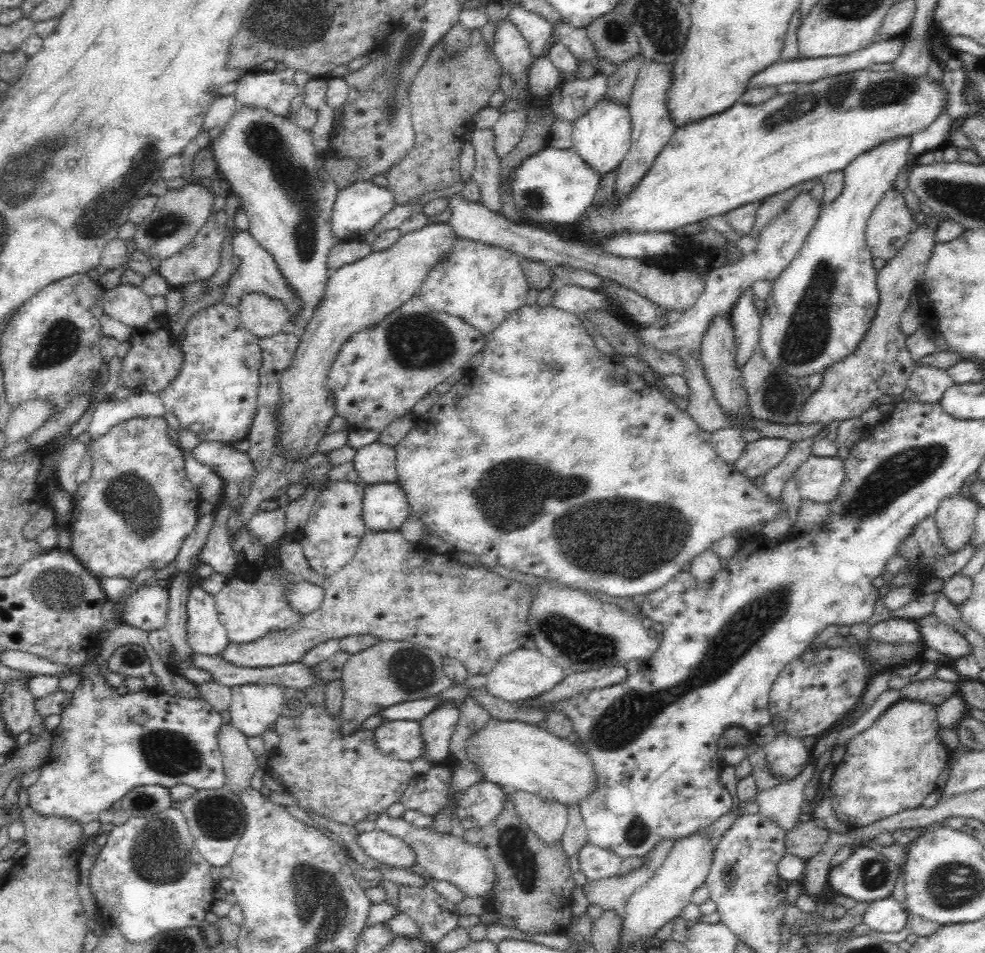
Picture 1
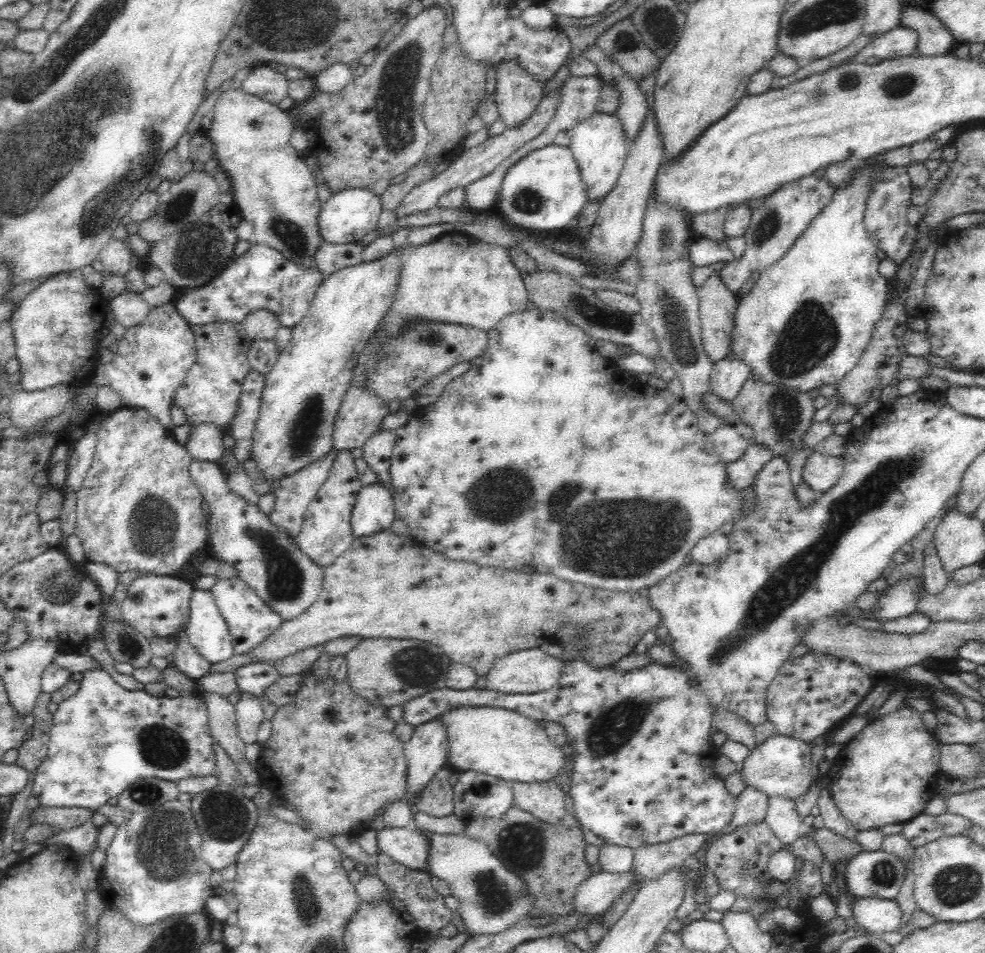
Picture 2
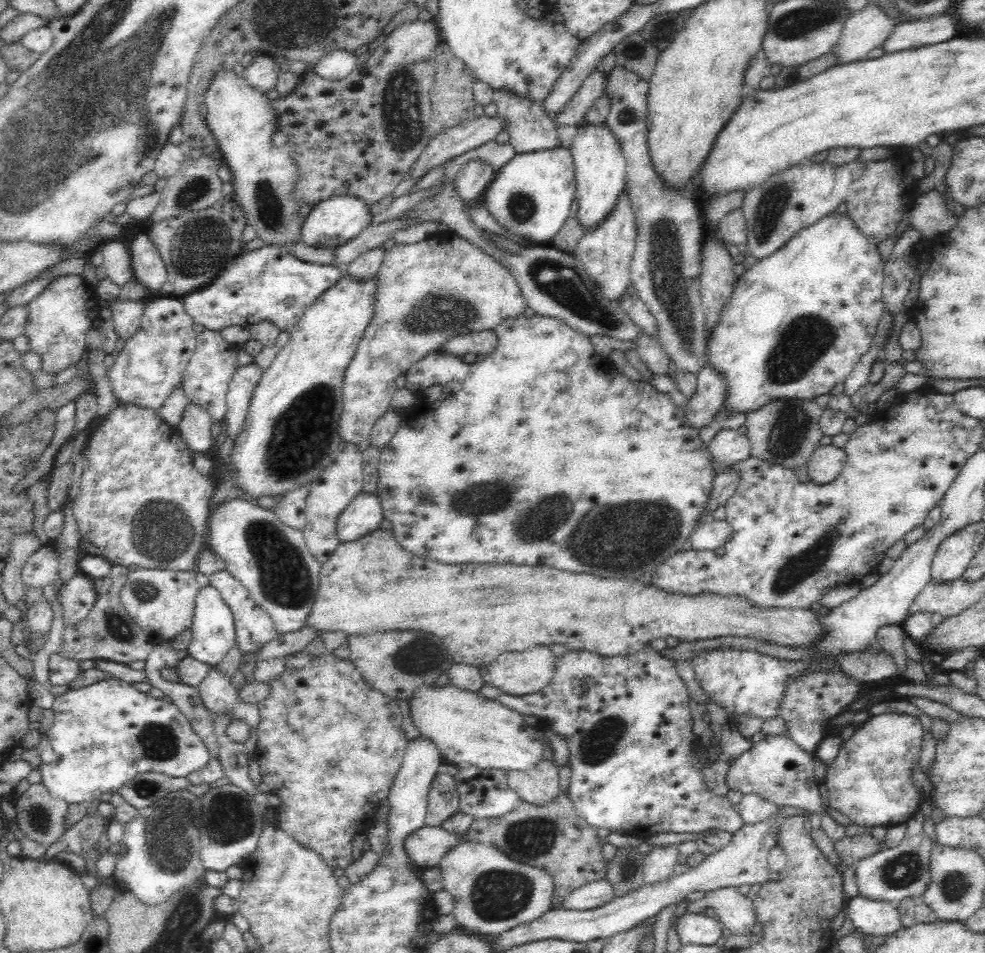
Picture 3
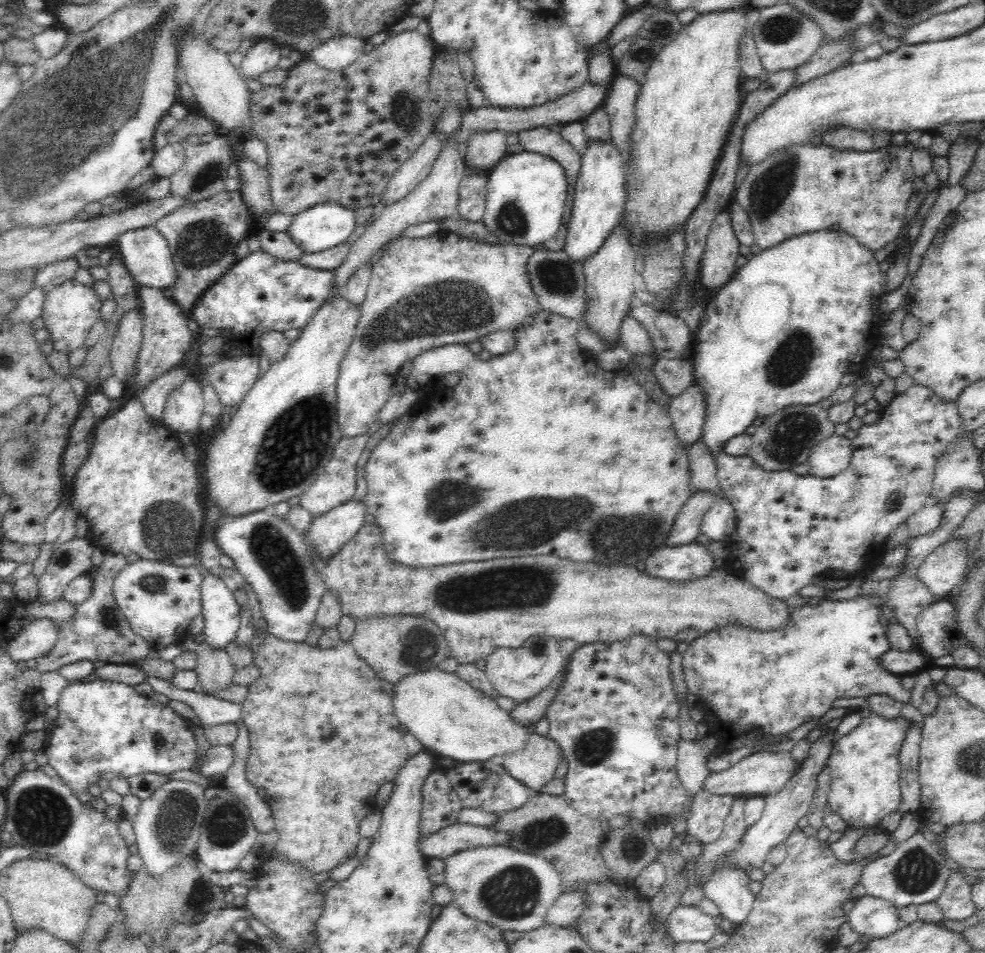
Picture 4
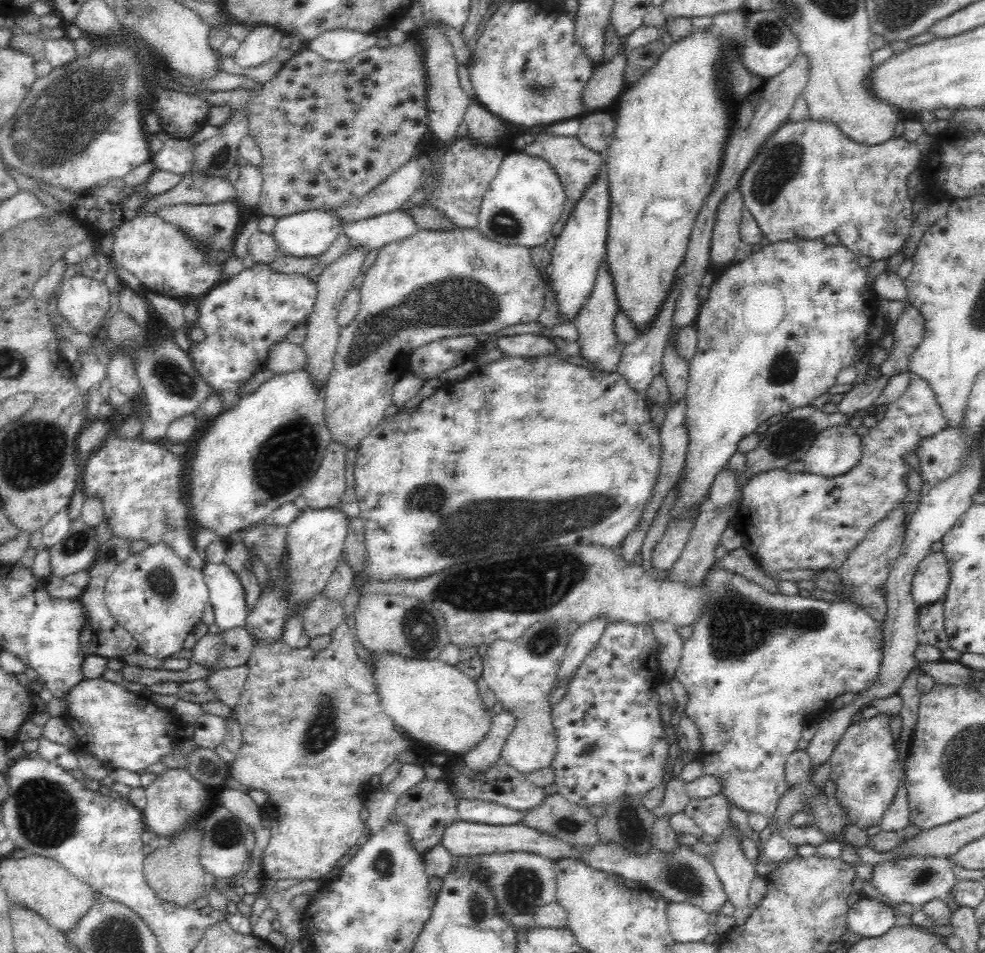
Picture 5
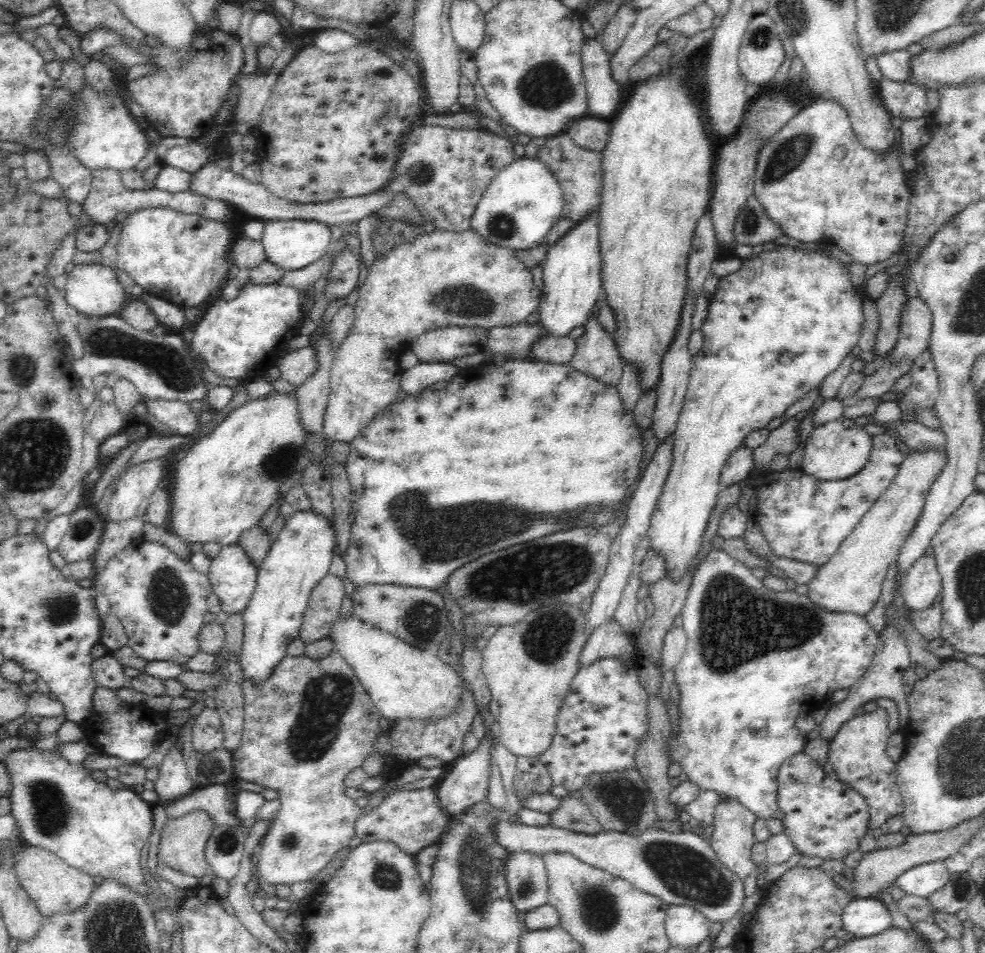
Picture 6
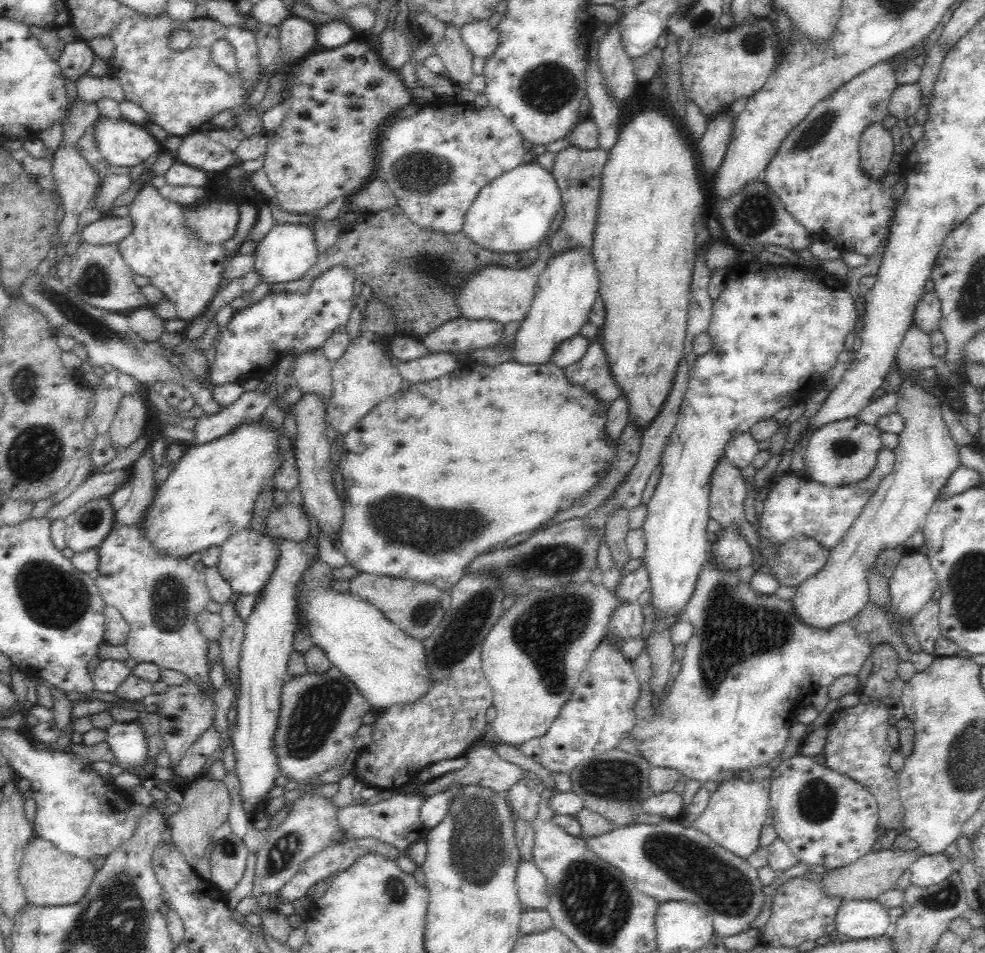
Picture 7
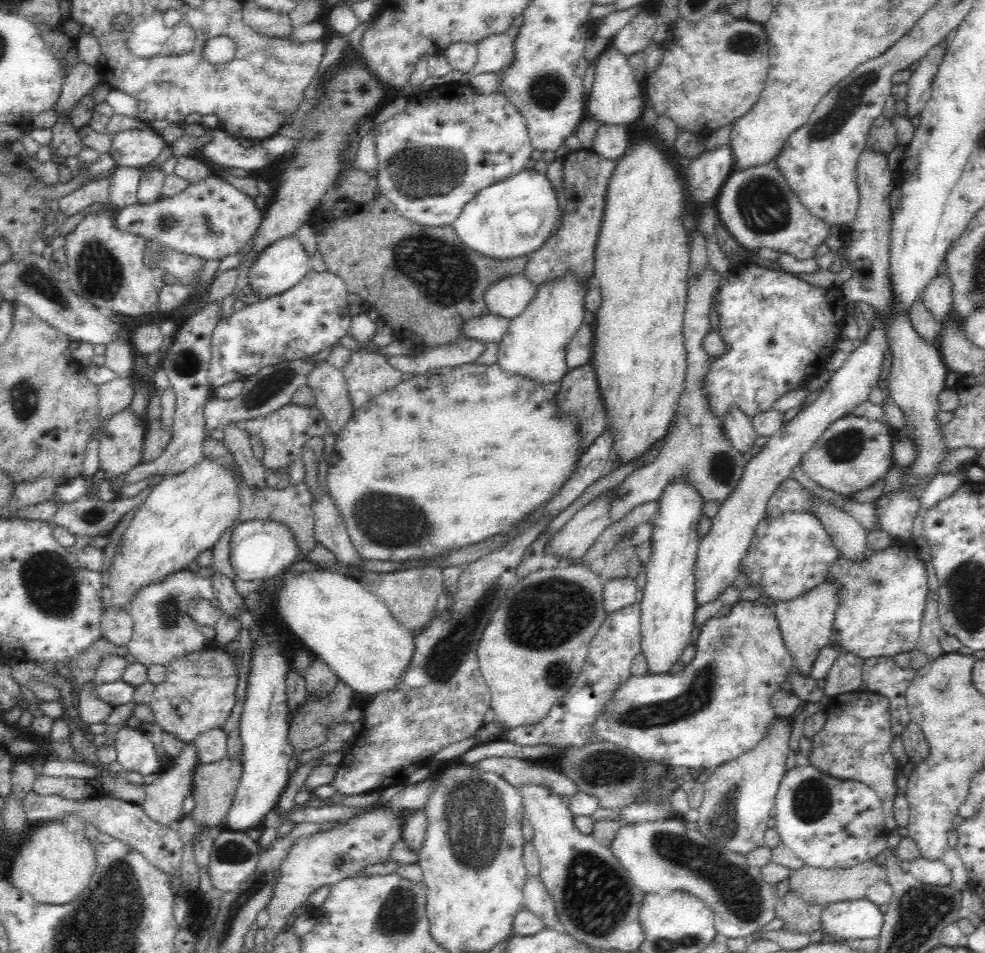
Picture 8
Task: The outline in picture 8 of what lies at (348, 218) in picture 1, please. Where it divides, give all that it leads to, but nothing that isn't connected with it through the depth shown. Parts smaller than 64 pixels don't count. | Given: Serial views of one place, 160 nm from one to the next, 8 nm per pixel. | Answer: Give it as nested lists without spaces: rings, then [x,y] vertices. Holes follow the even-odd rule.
[[[295,234],[278,238],[276,242],[272,242],[271,246],[264,248],[250,266],[249,286],[252,287],[254,293],[263,296],[262,298],[284,293],[303,280],[304,276],[312,270],[309,261],[310,258],[304,245]]]

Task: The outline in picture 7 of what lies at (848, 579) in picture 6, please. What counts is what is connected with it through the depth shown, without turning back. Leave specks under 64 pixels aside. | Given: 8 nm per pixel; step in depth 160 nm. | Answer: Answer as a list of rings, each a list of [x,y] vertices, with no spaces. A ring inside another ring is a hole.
[[[904,380],[902,390],[897,396],[899,407],[897,412],[903,418],[905,427],[899,434],[898,446],[893,448],[895,463],[890,474],[887,474],[878,485],[876,492],[870,497],[864,510],[850,526],[850,530],[832,548],[826,564],[812,576],[806,578],[792,599],[797,616],[806,624],[816,628],[830,628],[832,624],[854,618],[869,602],[868,571],[875,568],[878,555],[886,549],[906,547],[905,543],[916,531],[922,529],[928,511],[937,501],[948,477],[961,465],[958,445],[952,439],[942,414],[940,404],[932,394],[926,394],[917,384]]]

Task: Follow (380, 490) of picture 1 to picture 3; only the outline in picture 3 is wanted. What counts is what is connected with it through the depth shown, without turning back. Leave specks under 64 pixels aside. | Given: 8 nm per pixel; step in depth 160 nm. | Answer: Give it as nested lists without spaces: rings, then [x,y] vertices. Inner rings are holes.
[[[362,491],[338,516],[337,533],[341,542],[352,542],[378,529],[384,521],[376,492]]]

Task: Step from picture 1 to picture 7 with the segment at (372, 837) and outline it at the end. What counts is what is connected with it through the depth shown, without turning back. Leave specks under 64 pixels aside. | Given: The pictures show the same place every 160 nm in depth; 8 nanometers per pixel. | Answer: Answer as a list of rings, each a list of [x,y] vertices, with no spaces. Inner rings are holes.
[[[674,821],[663,823],[635,823],[614,827],[600,836],[578,835],[584,841],[586,849],[597,854],[599,860],[614,866],[626,877],[634,881],[636,888],[655,898],[659,903],[668,901],[688,901],[698,905],[713,917],[715,933],[721,937],[732,936],[750,928],[749,924],[760,914],[764,903],[762,883],[758,879],[757,869],[749,865],[747,860],[735,856],[734,853],[722,848],[701,830],[684,827]]]

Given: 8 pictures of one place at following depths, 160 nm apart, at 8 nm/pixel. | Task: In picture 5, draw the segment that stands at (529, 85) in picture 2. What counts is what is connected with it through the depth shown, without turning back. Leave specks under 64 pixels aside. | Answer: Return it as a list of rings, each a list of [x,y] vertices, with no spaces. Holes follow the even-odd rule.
[[[550,131],[536,135],[534,142],[525,145],[524,151],[549,162],[559,176],[565,190],[566,210],[562,211],[558,222],[553,228],[553,236],[556,238],[565,227],[568,216],[572,214],[572,208],[580,200],[580,196],[586,190],[586,186],[594,180],[594,176],[600,170],[605,169],[605,155],[586,148],[577,136],[556,136],[552,135]]]

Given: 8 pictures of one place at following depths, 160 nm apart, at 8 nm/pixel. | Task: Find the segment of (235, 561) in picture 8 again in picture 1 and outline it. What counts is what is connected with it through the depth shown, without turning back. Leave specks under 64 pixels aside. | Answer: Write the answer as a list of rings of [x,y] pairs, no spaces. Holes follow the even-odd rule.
[[[201,586],[189,590],[186,600],[186,641],[193,652],[216,656],[230,639],[220,623],[215,607],[215,596]]]

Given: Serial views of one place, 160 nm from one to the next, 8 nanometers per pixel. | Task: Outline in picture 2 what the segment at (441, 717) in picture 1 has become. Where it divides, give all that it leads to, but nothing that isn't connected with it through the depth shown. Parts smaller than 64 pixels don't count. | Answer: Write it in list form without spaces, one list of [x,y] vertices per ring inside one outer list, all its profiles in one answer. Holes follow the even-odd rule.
[[[439,717],[416,726],[405,746],[406,761],[408,762],[408,794],[406,799],[414,805],[418,791],[422,791],[430,779],[443,767],[447,767],[448,728]]]

